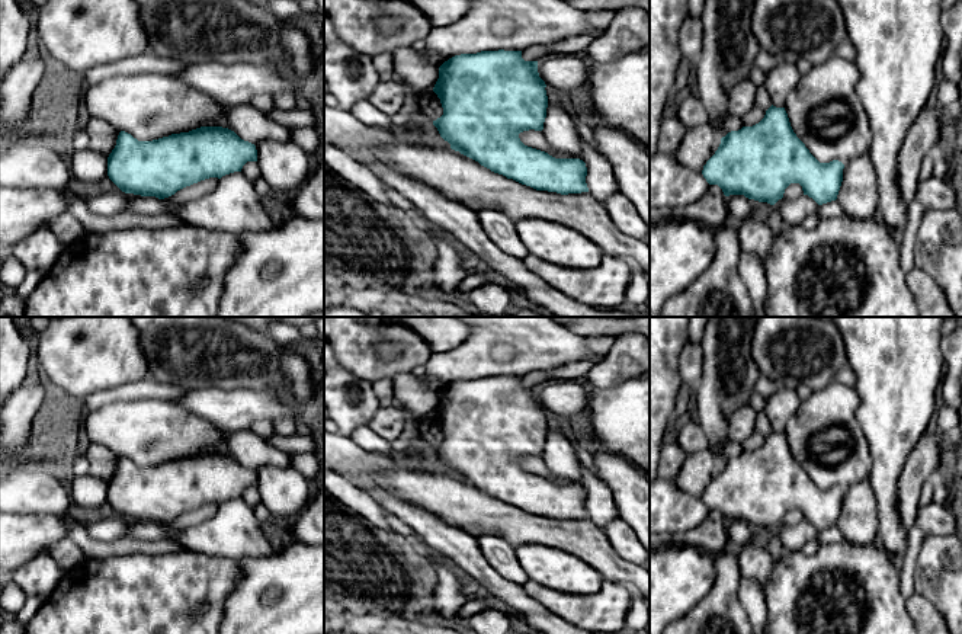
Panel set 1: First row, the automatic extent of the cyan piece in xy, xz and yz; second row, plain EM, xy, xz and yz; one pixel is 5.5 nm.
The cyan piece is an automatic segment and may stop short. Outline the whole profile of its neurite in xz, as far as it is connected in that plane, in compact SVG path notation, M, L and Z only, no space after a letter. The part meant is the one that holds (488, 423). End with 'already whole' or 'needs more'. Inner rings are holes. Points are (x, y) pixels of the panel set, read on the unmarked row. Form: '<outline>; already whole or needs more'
M481 377L449 384L439 393L433 417L440 425L443 441L433 446L450 474L536 516L561 521L589 518L586 489L580 484L555 484L525 471L519 460L542 457L546 444L546 410L539 403L538 387L525 387L522 377Z; already whole

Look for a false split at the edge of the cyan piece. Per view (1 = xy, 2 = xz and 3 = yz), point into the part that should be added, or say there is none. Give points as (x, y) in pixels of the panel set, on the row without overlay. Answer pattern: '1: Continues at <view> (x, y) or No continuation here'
1: No continuation here
2: No continuation here
3: No continuation here

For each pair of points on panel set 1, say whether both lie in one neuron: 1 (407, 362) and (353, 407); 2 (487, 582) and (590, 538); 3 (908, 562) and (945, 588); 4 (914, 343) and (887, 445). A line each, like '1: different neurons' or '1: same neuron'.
1: different neurons
2: different neurons
3: different neurons
4: same neuron

